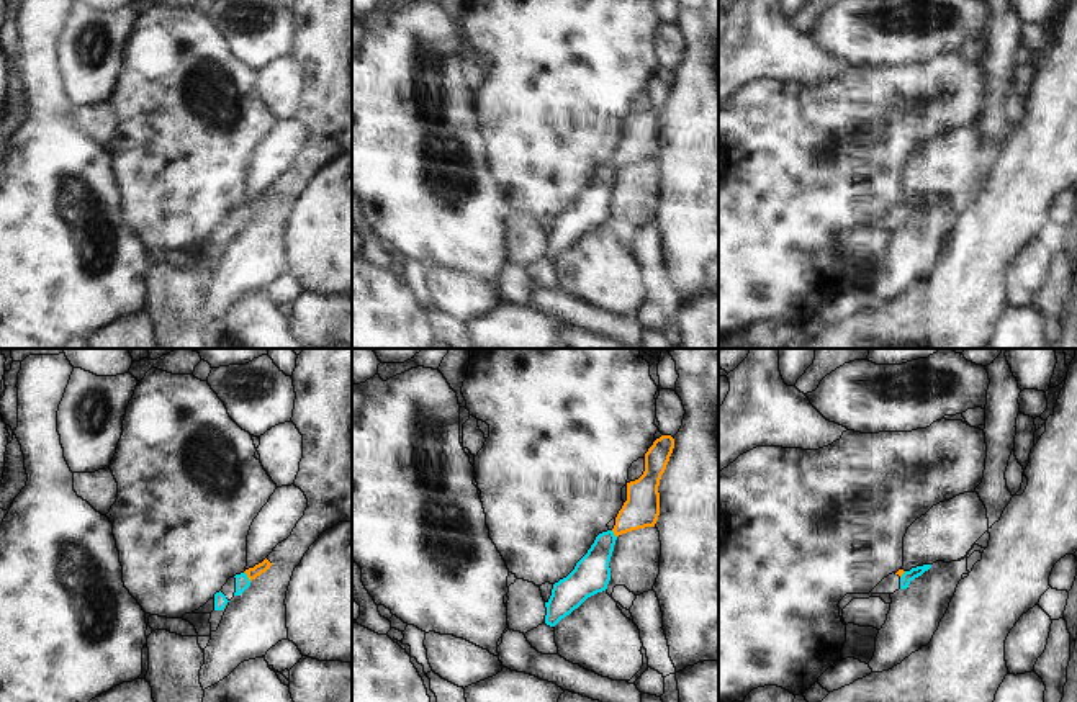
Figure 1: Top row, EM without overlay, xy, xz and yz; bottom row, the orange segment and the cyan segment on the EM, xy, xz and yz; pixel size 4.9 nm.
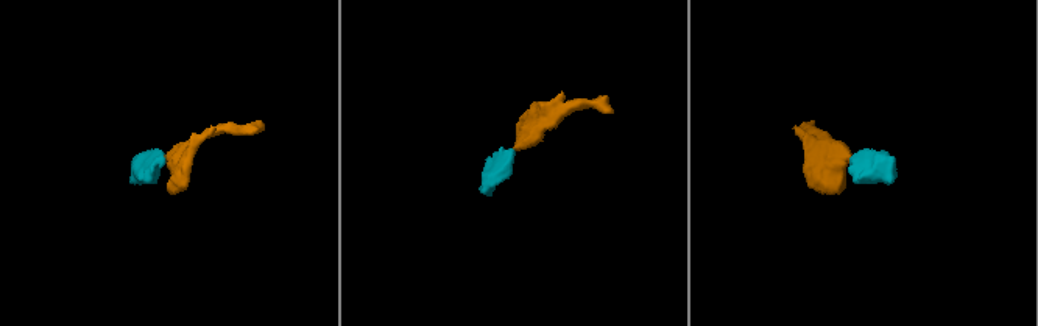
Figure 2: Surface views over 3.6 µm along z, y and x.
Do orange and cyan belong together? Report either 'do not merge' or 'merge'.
merge

